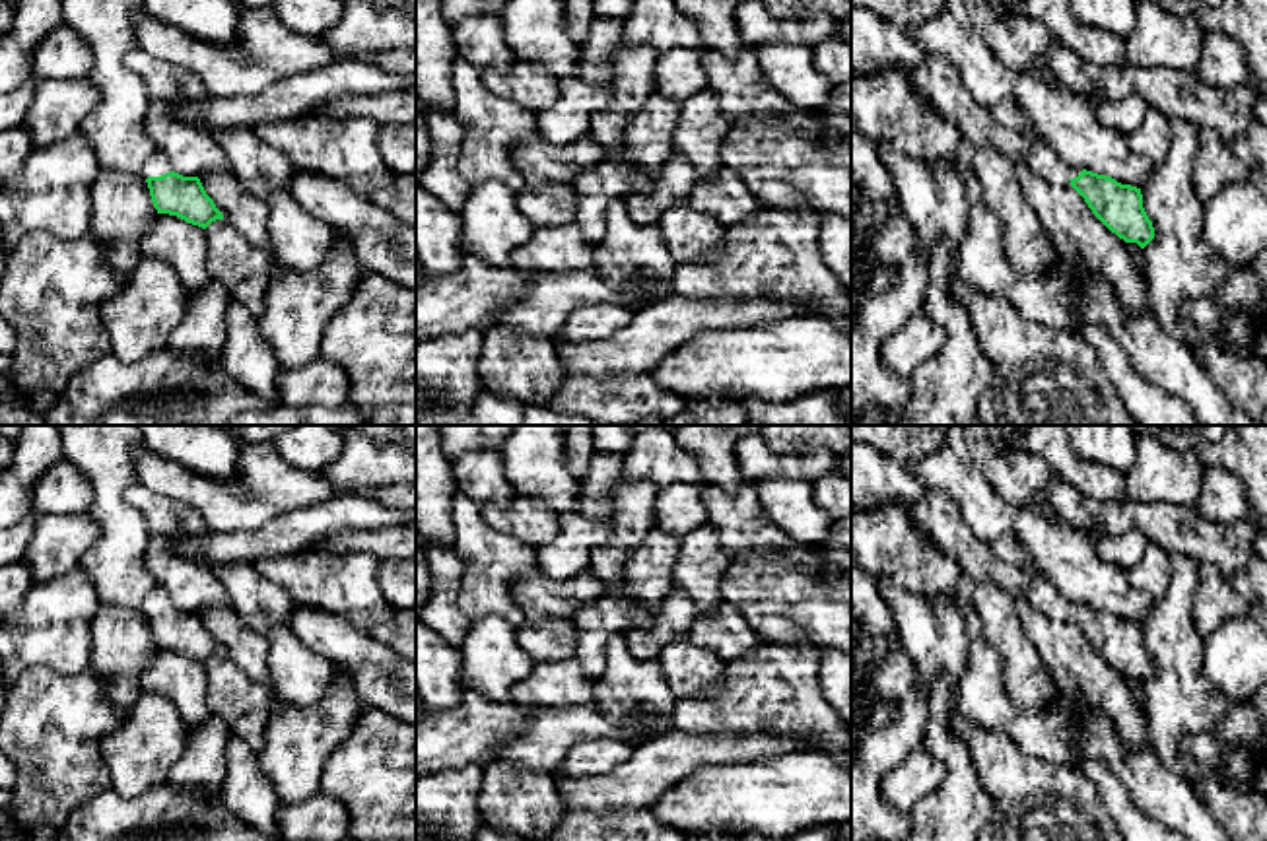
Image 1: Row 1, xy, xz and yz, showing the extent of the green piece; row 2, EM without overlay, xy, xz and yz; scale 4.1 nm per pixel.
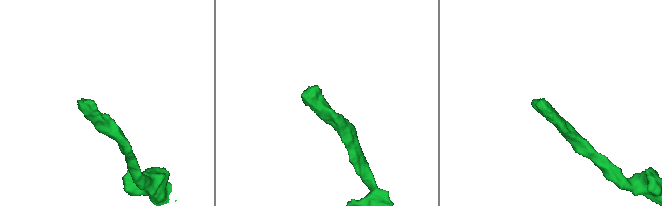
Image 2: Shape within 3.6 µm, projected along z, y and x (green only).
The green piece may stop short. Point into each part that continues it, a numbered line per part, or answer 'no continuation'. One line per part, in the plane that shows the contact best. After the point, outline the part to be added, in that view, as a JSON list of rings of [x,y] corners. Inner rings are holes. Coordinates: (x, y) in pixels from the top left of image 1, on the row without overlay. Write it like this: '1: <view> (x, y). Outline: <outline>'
1: xy (158, 599). Outline: [[[155,585],[144,598],[140,610],[148,614],[148,612],[161,612],[171,606],[173,604],[171,604],[169,592],[163,587]]]

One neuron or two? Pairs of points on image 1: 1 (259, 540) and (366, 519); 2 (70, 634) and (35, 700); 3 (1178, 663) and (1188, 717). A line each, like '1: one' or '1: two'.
1: one
2: two
3: one

